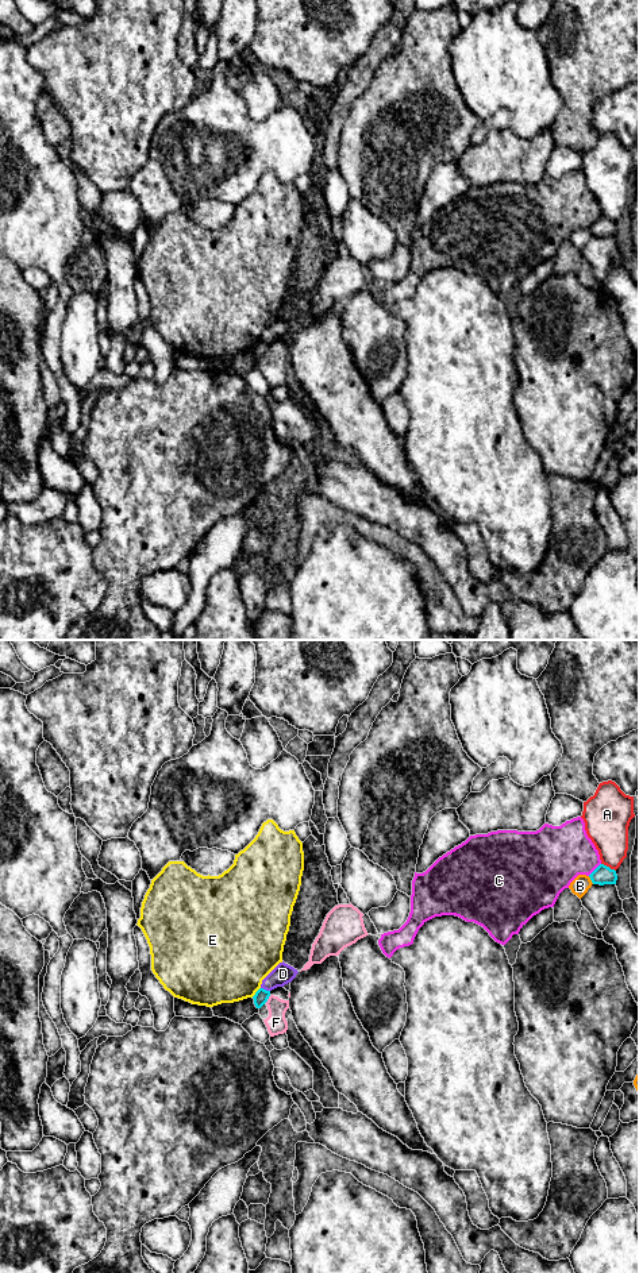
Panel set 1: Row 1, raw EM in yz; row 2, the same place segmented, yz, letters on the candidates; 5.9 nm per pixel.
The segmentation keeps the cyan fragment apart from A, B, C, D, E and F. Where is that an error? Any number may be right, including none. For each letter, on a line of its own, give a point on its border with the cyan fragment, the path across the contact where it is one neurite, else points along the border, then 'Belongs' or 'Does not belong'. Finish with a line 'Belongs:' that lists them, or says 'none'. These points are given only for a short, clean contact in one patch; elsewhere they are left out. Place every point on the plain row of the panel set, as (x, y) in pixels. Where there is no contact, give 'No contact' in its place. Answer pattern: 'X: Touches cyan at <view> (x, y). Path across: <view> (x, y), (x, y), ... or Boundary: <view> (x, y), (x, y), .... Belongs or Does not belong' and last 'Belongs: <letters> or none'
A: Touches cyan at yz (608, 219). Does not belong
B: Touches cyan at yz (591, 231). Does not belong
C: Touches cyan at yz (595, 222). Does not belong
D: Touches cyan at yz (265, 342). Boundary: yz (261, 339), (269, 343). Does not belong
E: Touches cyan at yz (256, 344). Does not belong
F: Touches cyan at yz (268, 350). Does not belong
Belongs: none

